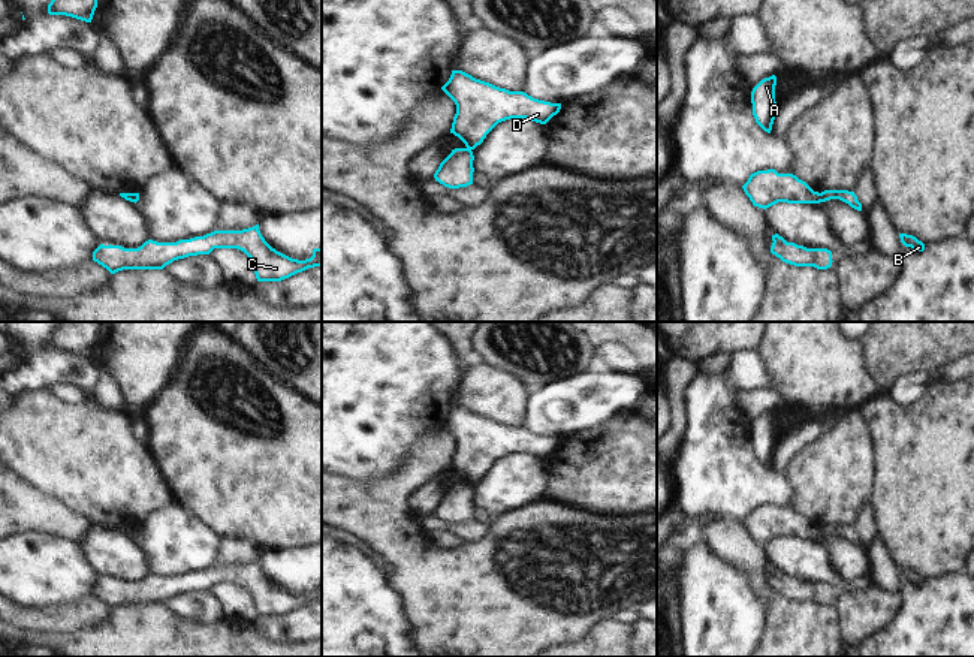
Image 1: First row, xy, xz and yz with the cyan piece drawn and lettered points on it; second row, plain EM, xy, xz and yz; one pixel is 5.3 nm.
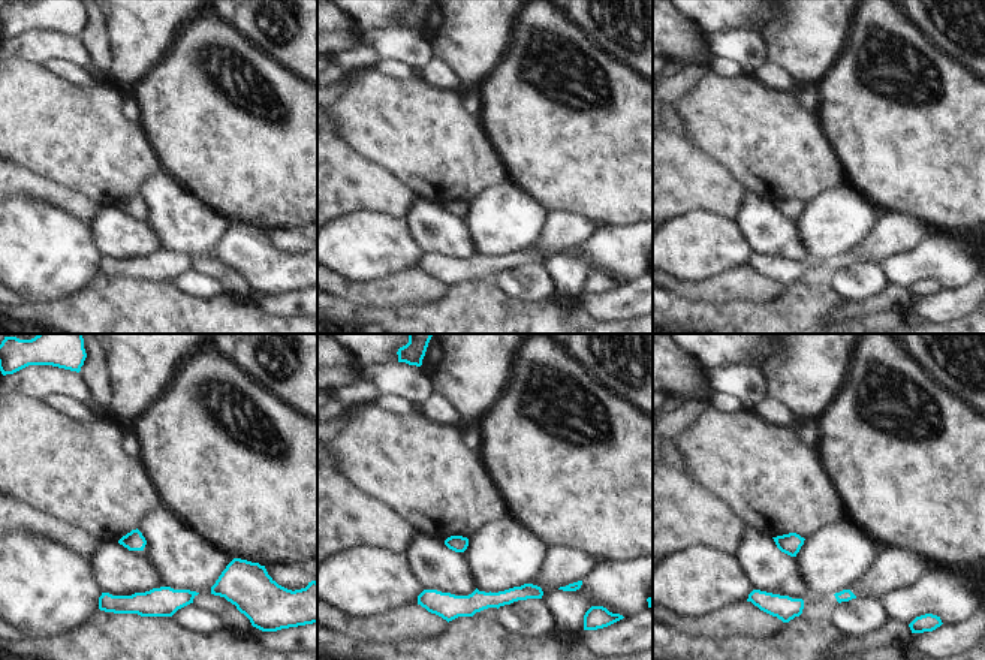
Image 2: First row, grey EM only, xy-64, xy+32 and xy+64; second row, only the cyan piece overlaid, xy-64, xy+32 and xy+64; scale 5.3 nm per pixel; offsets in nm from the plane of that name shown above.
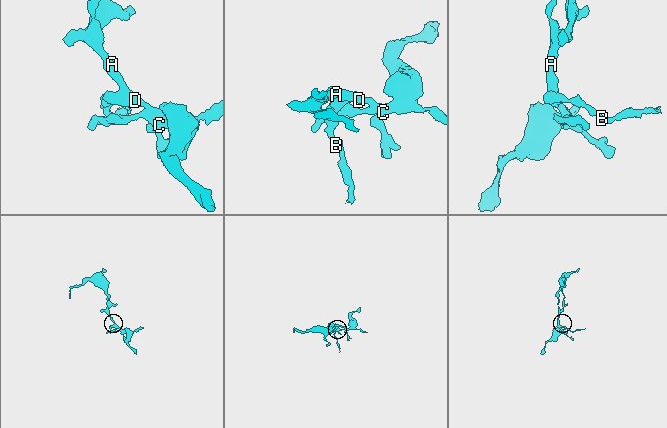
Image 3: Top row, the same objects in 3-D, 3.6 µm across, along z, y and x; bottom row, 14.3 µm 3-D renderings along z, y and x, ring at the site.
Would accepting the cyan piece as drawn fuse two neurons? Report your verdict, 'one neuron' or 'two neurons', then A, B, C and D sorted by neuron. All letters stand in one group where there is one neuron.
two neurons; groups A C D / B

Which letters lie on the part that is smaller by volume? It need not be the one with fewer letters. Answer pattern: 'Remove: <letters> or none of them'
Remove: B

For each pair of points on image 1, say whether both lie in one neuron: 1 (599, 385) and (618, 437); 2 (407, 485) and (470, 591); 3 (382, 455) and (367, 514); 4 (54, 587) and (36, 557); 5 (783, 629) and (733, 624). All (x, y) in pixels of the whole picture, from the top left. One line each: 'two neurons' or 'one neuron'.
1: two neurons
2: one neuron
3: two neurons
4: one neuron
5: two neurons

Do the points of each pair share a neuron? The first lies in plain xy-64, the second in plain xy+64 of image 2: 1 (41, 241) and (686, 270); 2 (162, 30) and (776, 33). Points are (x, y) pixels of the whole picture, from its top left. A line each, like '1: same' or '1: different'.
1: same
2: same

